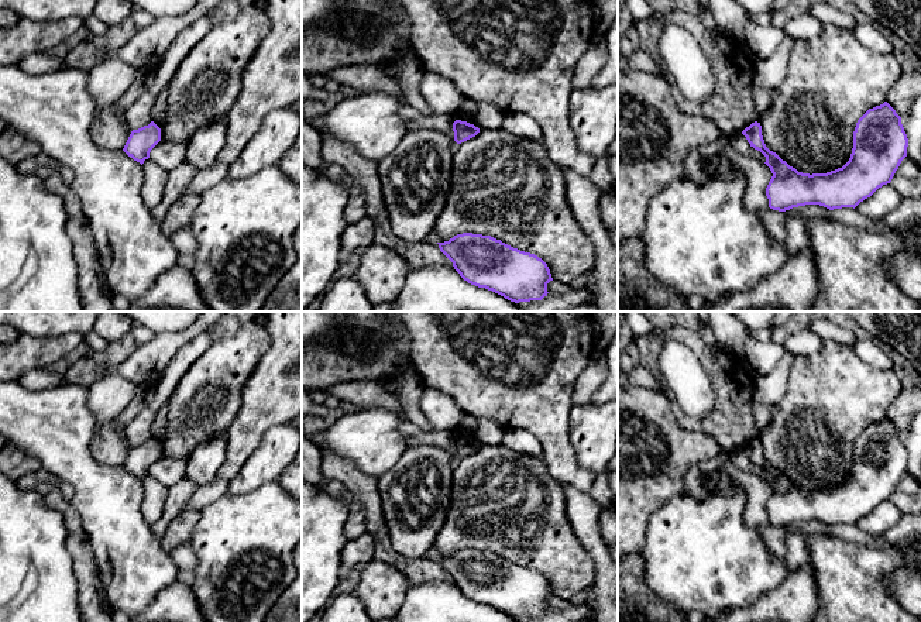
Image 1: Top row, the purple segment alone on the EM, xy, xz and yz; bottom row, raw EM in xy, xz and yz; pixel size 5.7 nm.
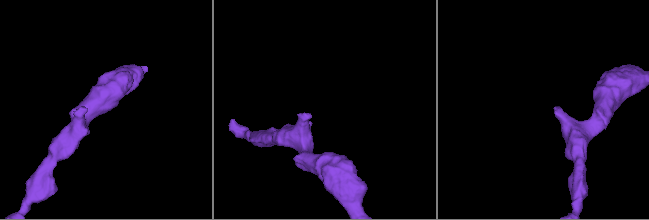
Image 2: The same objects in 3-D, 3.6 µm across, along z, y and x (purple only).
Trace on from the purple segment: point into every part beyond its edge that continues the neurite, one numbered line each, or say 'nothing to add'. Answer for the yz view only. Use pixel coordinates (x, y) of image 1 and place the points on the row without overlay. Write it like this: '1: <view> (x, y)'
nothing to add

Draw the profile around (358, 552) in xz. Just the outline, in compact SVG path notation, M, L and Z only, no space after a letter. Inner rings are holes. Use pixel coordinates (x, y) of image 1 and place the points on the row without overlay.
M365 532L354 540L348 540L341 551L341 571L360 568L374 560L374 537Z

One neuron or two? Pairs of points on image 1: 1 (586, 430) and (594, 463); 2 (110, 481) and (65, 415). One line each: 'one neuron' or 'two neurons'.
1: one neuron
2: one neuron

